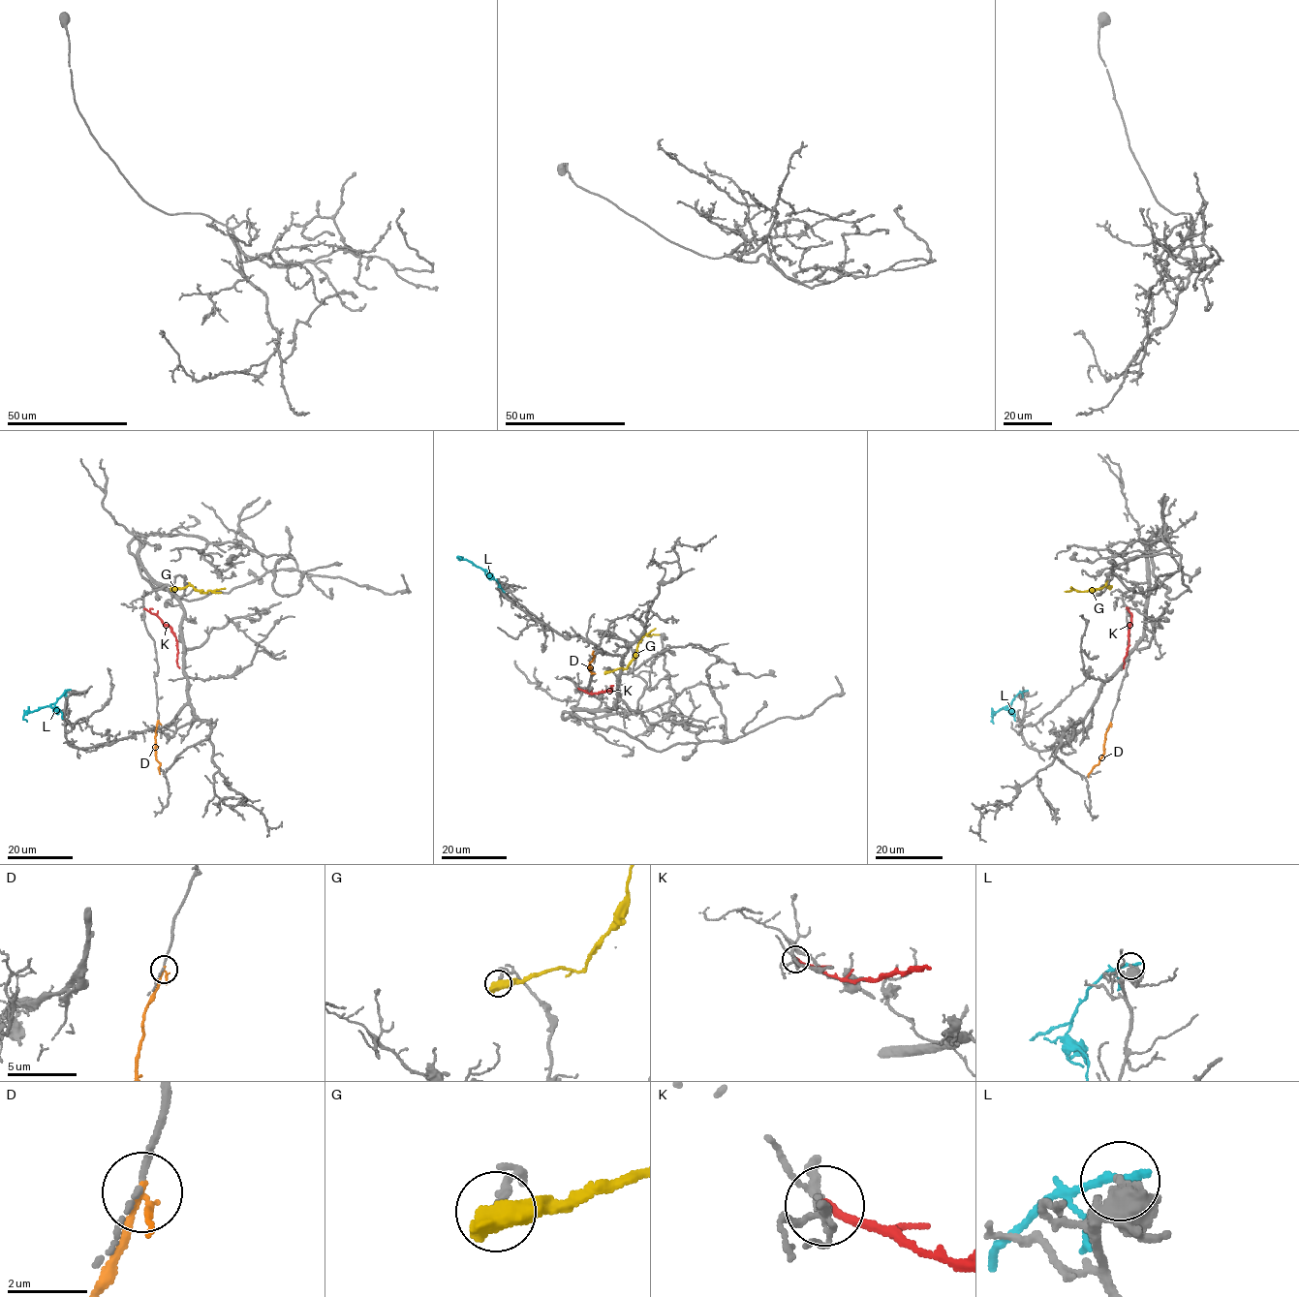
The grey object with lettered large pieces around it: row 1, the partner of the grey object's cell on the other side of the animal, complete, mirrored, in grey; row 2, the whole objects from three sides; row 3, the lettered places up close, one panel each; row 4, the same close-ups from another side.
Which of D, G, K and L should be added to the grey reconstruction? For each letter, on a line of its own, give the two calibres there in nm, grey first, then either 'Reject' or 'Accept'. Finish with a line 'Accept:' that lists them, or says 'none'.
D: Thickness 120 nm (grey) against 170 nm. Reject
G: Thickness 130 nm (grey) against 800 nm. Reject
K: Thickness 180 nm (grey) against 200 nm. Reject
L: Thickness 140 nm (grey) against 240 nm. Reject
Accept: none

